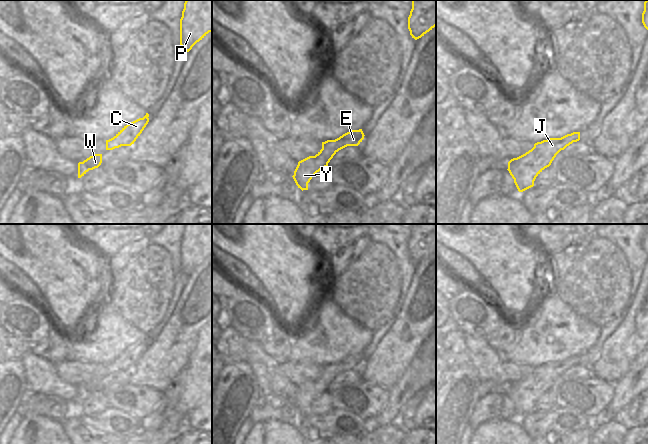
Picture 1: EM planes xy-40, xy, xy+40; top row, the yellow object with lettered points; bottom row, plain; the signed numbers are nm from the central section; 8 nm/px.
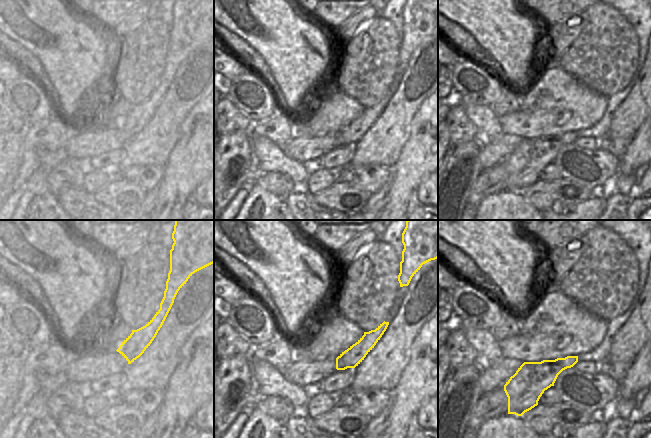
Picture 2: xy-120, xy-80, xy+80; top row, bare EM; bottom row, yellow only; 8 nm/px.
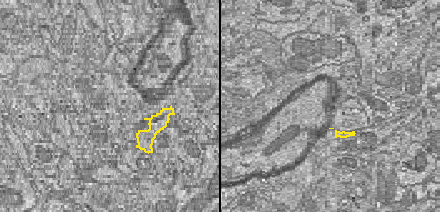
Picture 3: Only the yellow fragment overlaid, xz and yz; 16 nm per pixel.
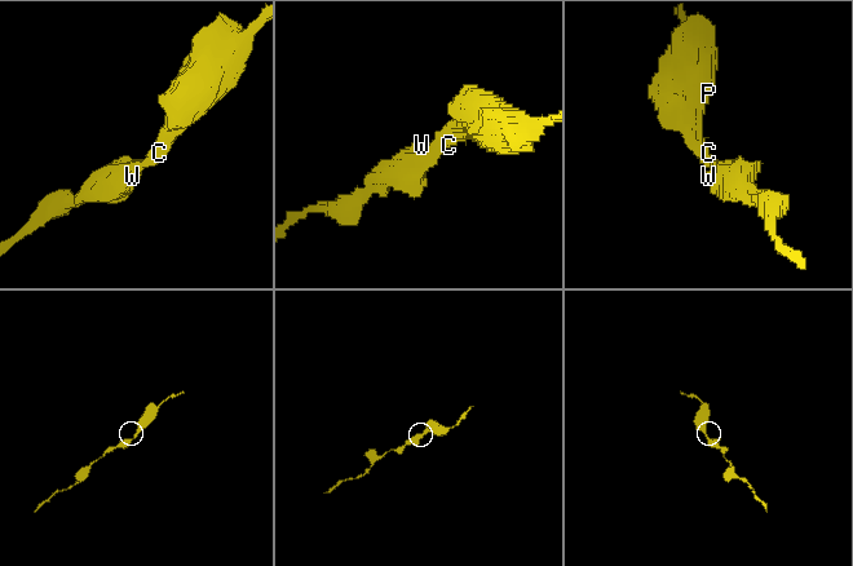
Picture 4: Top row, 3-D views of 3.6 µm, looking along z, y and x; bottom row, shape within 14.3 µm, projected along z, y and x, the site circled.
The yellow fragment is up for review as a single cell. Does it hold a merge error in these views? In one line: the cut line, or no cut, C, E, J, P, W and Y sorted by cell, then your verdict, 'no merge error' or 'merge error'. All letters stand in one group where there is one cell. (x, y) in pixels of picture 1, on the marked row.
no cut; C E J P W Y; no merge error

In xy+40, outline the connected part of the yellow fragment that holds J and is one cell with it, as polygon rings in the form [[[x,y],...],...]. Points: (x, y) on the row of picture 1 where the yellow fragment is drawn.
[[[573,132],[561,138],[549,138],[534,144],[525,154],[508,162],[508,171],[519,192],[534,186],[536,177],[549,167],[556,155],[573,142],[580,140],[580,132]]]

